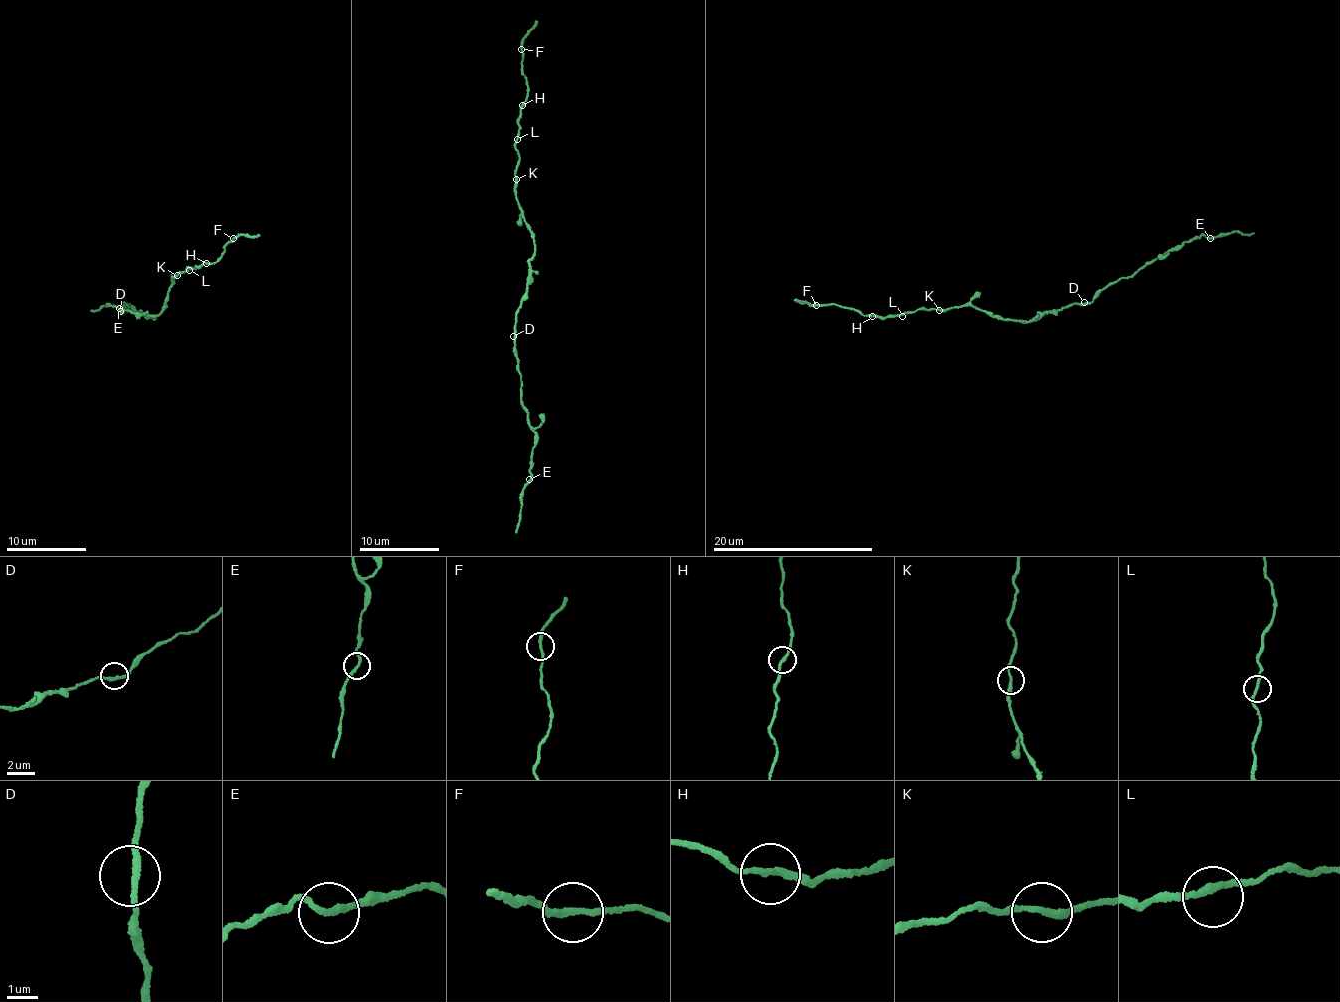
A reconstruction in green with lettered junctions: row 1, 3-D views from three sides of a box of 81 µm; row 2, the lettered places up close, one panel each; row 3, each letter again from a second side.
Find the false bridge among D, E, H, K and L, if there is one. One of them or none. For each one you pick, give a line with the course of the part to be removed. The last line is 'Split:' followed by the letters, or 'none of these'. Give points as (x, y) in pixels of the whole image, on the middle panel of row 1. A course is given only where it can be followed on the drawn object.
Split: none of these

